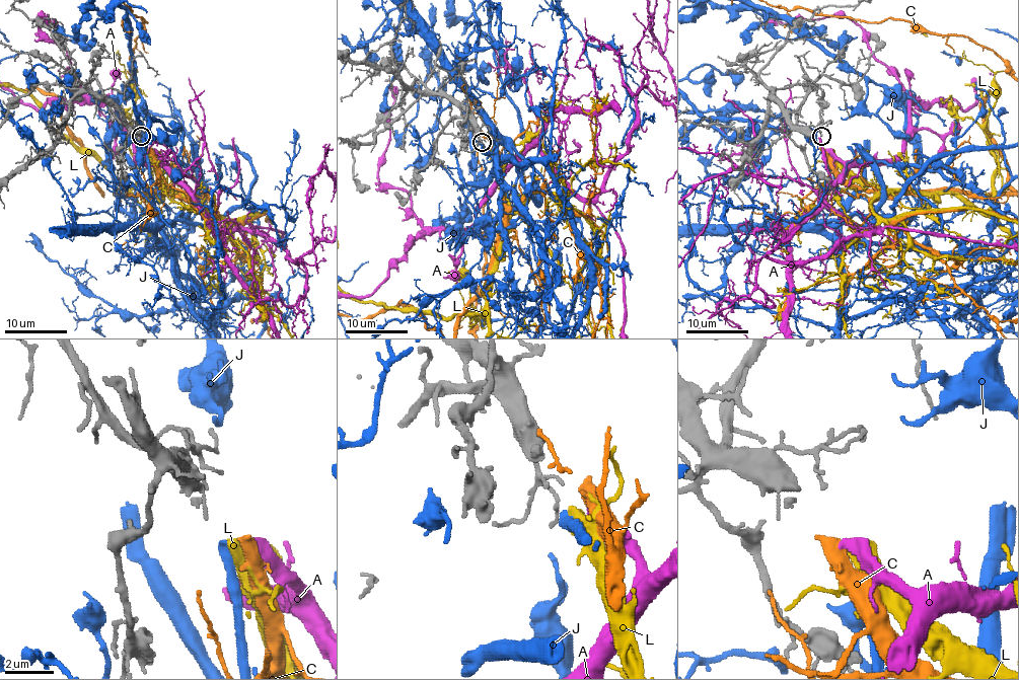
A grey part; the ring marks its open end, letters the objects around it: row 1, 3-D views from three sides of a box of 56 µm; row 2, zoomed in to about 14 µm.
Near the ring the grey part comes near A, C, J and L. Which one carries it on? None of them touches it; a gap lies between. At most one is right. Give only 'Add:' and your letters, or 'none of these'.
Add: L

